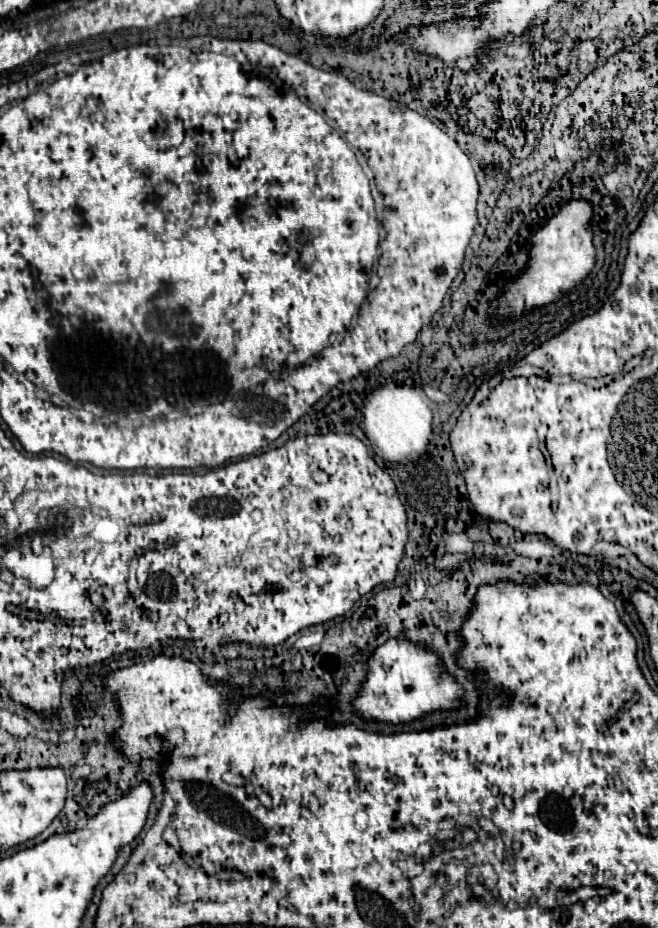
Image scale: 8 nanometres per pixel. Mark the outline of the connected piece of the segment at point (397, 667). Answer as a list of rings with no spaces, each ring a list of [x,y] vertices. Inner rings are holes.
[[[390,639],[376,647],[368,661],[368,679],[354,701],[354,709],[364,719],[386,723],[408,723],[436,709],[460,707],[462,687],[438,665],[438,659],[422,643]]]

